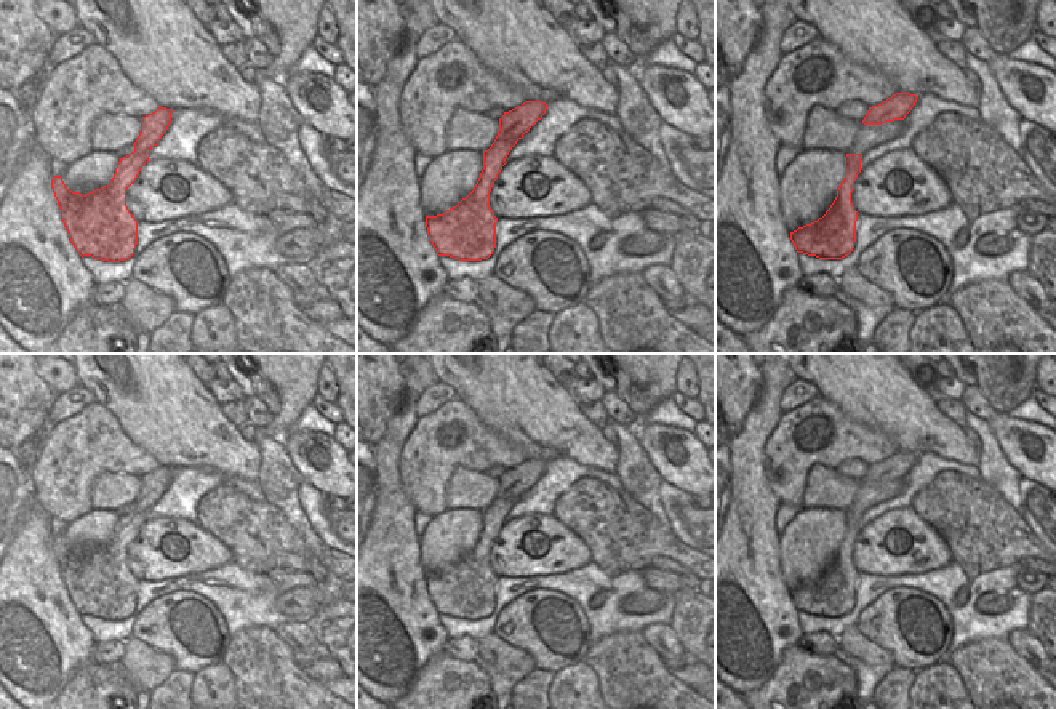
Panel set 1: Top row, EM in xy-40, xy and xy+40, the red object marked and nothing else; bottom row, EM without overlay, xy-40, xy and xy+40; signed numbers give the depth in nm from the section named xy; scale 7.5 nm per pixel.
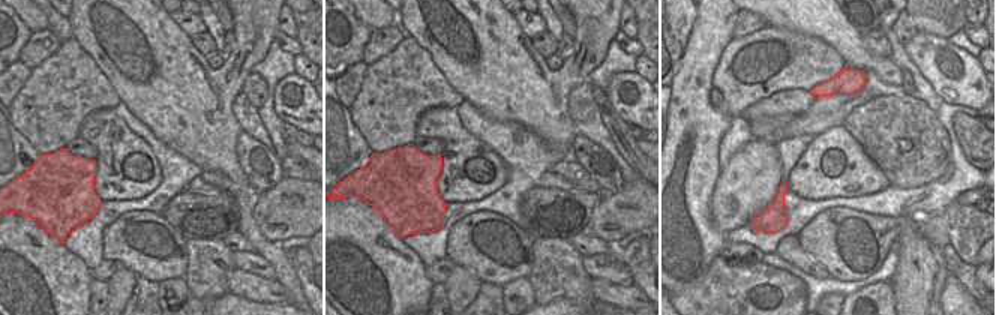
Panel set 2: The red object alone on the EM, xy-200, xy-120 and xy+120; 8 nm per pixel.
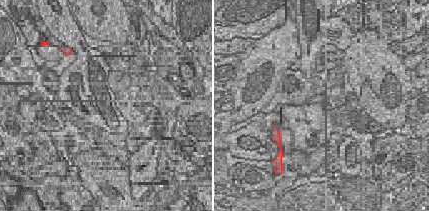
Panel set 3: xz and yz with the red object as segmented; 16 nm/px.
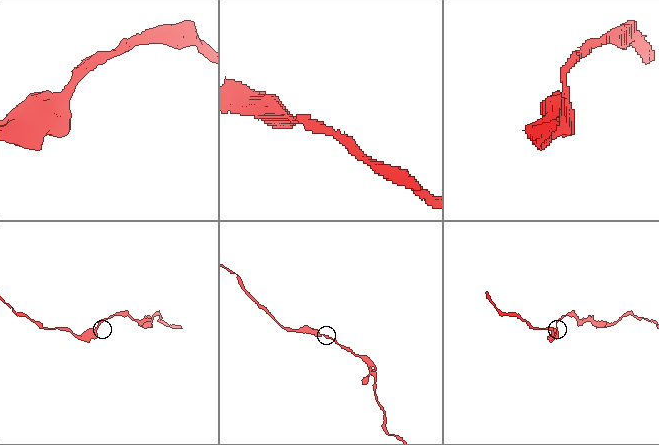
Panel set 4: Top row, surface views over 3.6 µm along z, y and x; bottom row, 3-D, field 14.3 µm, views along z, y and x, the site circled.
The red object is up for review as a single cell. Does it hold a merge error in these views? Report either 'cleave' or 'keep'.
cleave

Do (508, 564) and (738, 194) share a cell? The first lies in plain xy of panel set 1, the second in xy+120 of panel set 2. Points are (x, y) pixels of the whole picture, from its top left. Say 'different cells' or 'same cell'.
different cells

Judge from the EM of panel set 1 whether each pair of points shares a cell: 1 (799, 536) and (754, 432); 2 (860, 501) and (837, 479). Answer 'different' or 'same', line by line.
1: different
2: different

